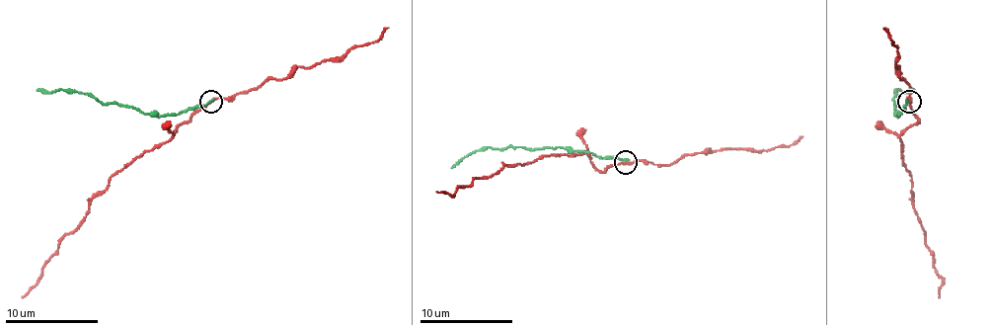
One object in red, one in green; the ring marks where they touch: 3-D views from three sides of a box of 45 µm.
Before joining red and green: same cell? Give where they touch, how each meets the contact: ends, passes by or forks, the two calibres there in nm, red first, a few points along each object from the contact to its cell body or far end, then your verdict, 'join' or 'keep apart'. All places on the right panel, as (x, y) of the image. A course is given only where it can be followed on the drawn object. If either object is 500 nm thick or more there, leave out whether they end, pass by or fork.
place (909, 101); red passes by; green ends; calibres 200 and 190 nm; course red (908, 101), (918, 121), (901, 135), (901, 164), (911, 178), (915, 215), (941, 281), (939, 297); course green (908, 101), (899, 115), (894, 113), (894, 91), (915, 89); keep apart

